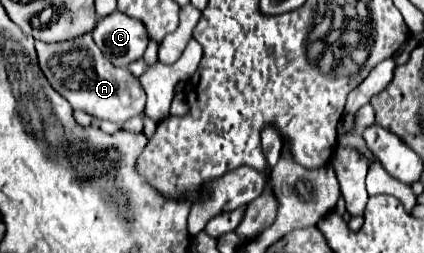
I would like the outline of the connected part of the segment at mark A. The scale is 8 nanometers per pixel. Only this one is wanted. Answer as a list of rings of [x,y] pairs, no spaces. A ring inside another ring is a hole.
[[[91,35],[71,39],[67,43],[35,43],[39,67],[51,87],[63,95],[73,109],[81,109],[95,119],[111,121],[123,125],[129,117],[141,115],[145,109],[145,95],[139,79],[135,79],[127,69],[111,65]]]

